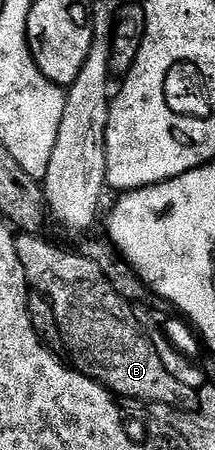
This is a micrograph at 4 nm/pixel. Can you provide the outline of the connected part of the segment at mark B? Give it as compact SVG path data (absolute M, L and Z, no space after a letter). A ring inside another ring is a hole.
M22 233L17 240L17 251L30 287L44 294L55 308L61 341L64 349L69 349L68 361L80 374L106 386L110 394L121 400L138 398L143 404L195 411L198 391L181 384L163 368L152 338L137 319L137 310L111 288L106 271L79 252L60 250L45 236Z

